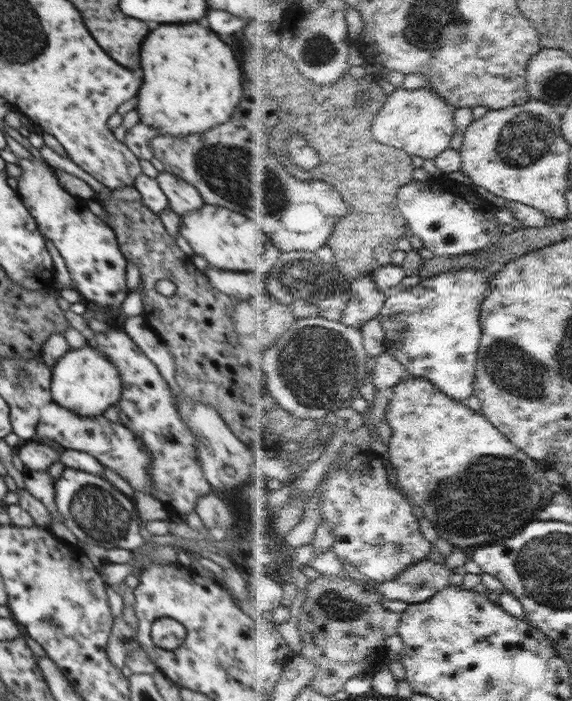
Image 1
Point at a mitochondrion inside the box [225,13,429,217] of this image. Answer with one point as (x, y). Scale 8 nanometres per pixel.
(318, 50)

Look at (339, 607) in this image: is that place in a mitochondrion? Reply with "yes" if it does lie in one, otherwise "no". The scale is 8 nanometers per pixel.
yes

